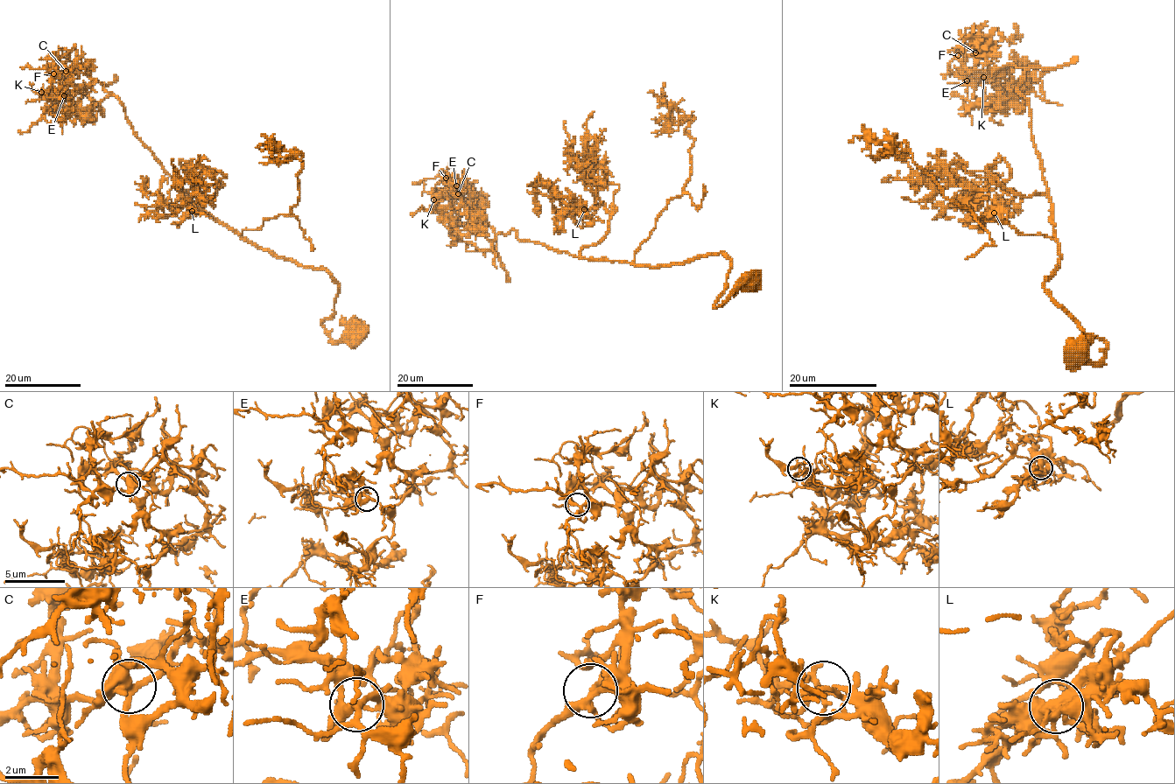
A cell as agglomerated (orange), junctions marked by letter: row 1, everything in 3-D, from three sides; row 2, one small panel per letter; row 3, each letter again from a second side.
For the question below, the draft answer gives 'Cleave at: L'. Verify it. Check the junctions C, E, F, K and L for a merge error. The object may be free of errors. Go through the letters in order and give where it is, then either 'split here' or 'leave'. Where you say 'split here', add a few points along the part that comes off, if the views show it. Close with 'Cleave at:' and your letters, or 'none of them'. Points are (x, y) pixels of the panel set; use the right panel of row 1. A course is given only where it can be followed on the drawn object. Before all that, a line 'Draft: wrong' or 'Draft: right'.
Draft: right
C: place (975, 52); leave
E: place (967, 80); leave
F: place (958, 55); leave
K: place (983, 77); leave
L: place (994, 213); split here; course (995, 213), (1003, 201), (980, 218), (970, 216), (966, 220), (977, 205), (975, 210)
Cleave at: L

